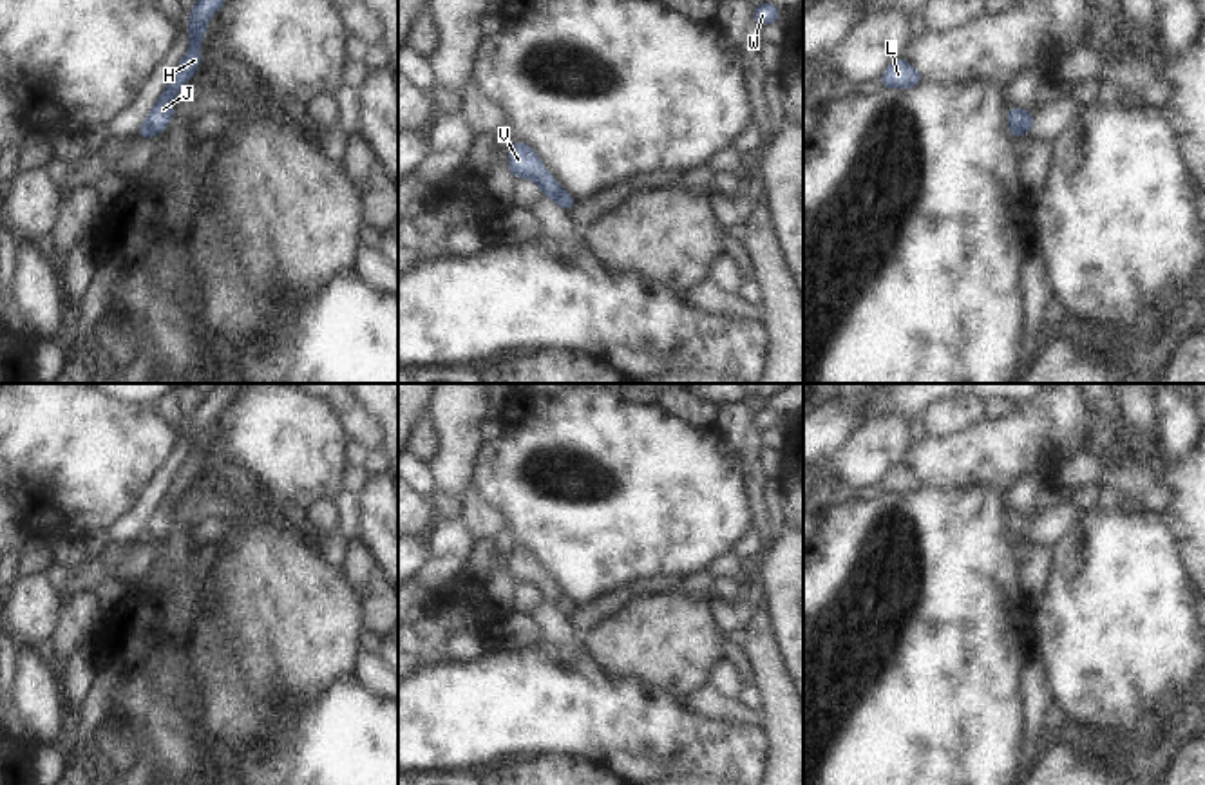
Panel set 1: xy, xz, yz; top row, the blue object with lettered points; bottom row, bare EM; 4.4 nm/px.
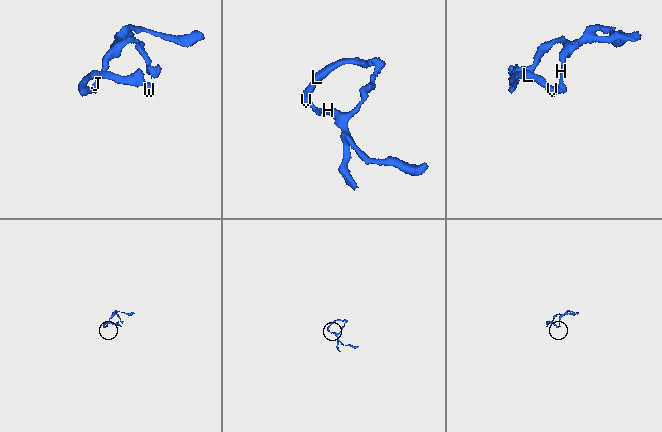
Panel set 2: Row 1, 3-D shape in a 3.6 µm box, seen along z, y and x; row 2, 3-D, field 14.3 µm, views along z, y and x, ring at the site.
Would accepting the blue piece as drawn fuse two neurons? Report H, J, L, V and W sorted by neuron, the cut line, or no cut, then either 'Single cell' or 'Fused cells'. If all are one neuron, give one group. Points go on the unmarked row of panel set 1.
Groups: H J / L V W. Split along xy (147, 527), (156, 539). Fused cells

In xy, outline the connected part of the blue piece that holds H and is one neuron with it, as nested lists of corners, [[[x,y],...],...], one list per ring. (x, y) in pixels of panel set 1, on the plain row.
[[[219,383],[206,396],[203,396],[195,412],[190,416],[188,440],[190,452],[186,461],[179,467],[170,488],[163,496],[159,506],[152,512],[147,528],[157,539],[165,537],[170,523],[174,521],[174,505],[176,499],[185,492],[190,481],[199,476],[201,463],[199,452],[204,445],[204,434],[210,421],[228,405],[230,398],[235,394],[235,387],[228,387],[226,383]]]

